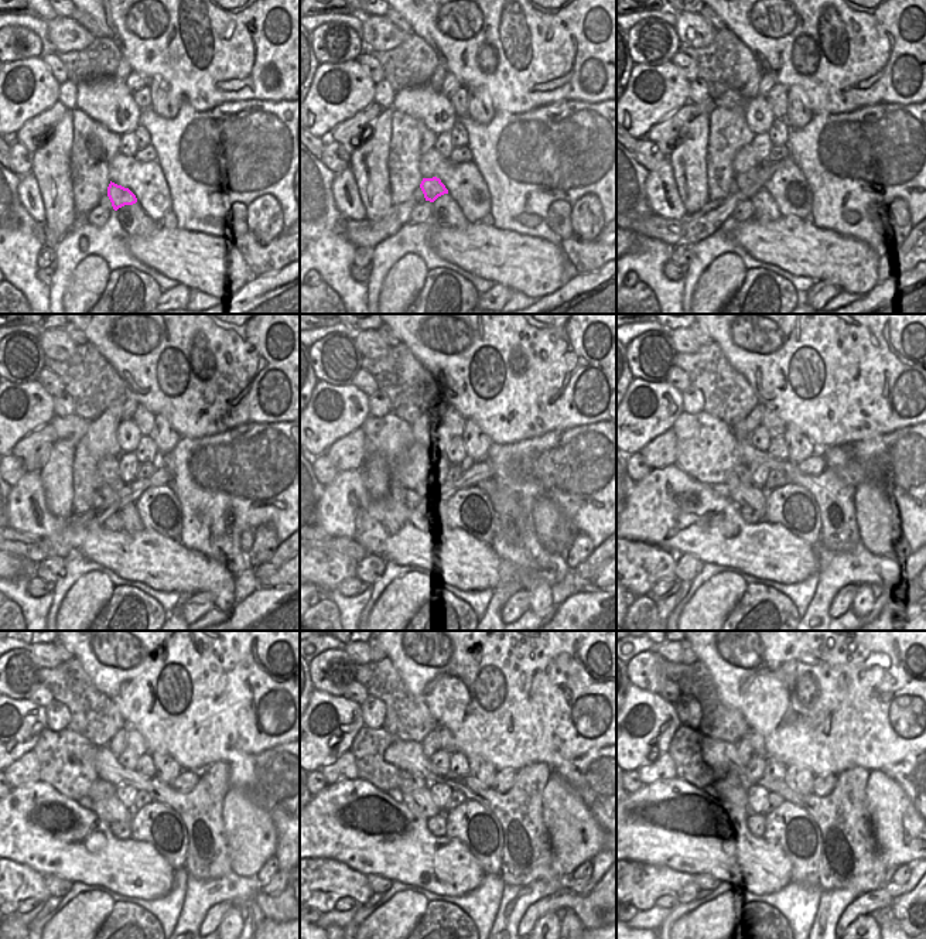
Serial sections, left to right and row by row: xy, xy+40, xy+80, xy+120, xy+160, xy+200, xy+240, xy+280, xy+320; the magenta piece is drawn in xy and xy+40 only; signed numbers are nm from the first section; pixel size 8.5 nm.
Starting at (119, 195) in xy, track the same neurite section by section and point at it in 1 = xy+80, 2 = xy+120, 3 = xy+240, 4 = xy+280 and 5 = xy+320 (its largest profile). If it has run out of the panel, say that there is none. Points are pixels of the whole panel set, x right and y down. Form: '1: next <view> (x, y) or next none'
1: next xy+80 (747, 183)
2: next xy+120 (110, 495)
3: next xy+240 (101, 789)
4: next xy+280 (410, 784)
5: next xy+320 (731, 778)

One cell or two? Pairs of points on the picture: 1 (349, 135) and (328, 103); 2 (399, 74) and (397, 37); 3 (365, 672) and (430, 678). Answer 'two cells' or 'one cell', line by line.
1: two cells
2: two cells
3: two cells

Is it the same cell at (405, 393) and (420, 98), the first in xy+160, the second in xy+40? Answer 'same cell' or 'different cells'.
different cells

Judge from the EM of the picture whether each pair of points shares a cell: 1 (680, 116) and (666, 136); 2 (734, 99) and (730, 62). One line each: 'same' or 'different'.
1: same
2: different

